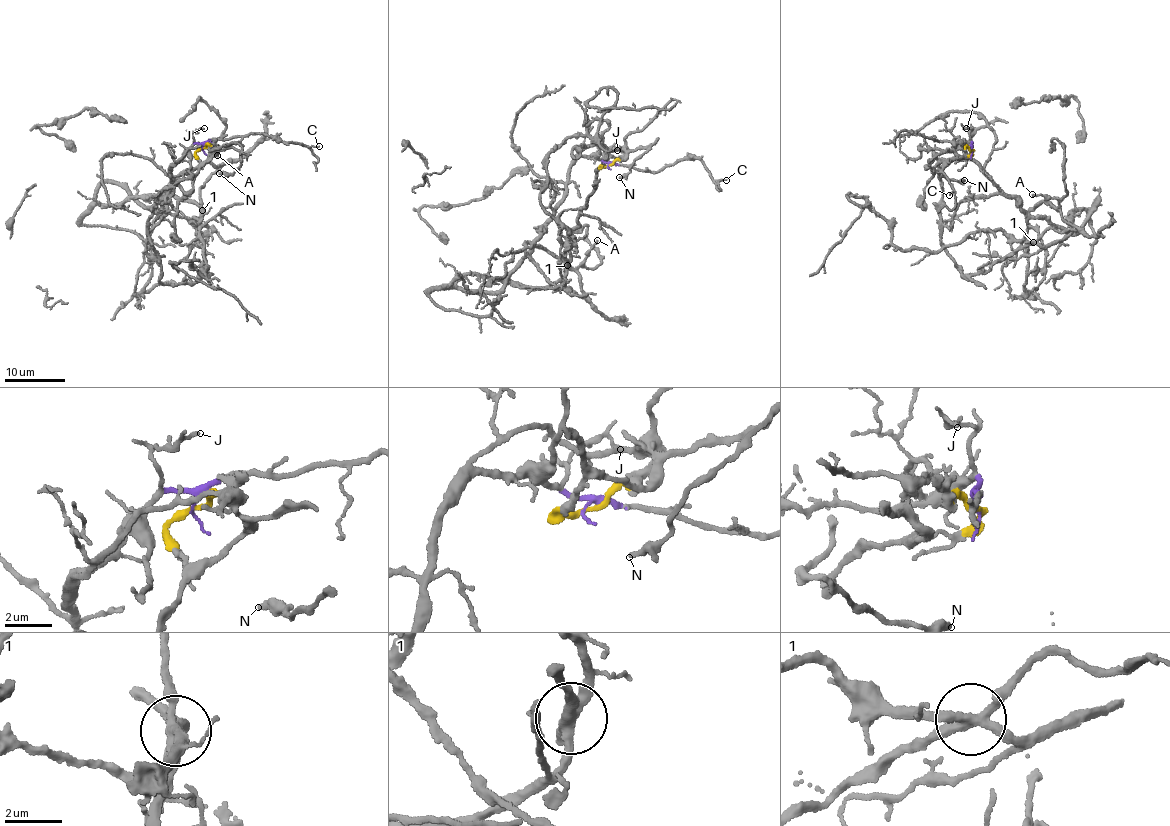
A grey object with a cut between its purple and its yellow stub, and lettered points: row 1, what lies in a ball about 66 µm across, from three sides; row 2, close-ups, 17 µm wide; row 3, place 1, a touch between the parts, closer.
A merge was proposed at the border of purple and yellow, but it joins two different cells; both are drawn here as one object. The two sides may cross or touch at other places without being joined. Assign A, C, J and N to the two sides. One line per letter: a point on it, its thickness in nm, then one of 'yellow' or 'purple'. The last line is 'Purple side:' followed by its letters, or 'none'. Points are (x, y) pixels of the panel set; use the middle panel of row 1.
A: at (597, 240); 170 nm thick; yellow
C: at (726, 180); 100 nm thick; purple
J: at (617, 150); 100 nm thick; purple
N: at (619, 177); 280 nm thick; yellow
Purple side: C, J

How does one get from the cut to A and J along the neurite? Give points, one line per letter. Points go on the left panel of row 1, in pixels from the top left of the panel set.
A: (202, 148), (191, 190), (167, 186), (148, 220), (163, 284), (199, 271), (200, 188), (217, 155)
J: (202, 148), (203, 145), (193, 142), (192, 133), (203, 128)

